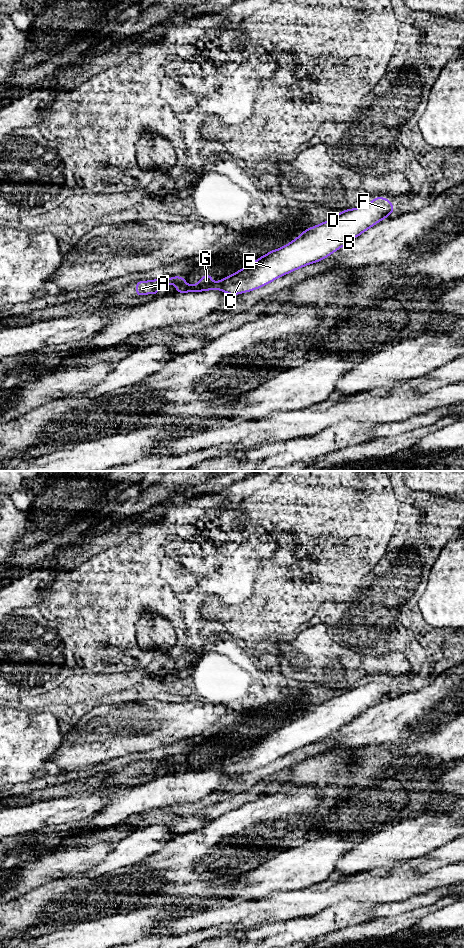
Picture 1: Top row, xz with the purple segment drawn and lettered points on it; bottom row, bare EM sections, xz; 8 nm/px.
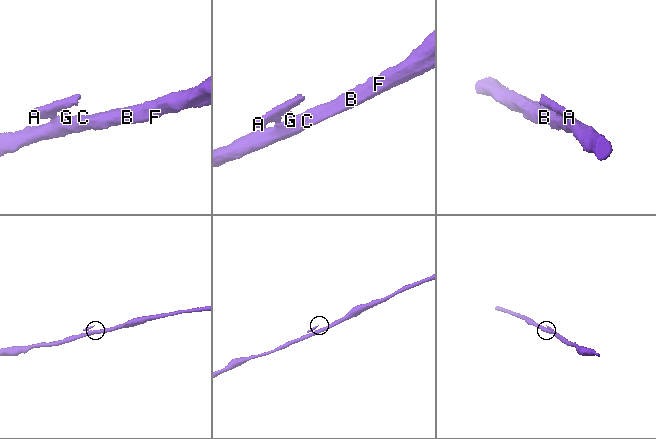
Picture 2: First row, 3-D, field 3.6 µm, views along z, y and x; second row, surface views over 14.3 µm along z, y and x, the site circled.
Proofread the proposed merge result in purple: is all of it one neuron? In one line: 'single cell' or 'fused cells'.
fused cells

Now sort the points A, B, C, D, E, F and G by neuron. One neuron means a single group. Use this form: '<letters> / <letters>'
A / B C D E F G

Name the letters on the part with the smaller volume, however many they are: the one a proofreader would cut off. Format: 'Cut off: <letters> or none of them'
Cut off: A

